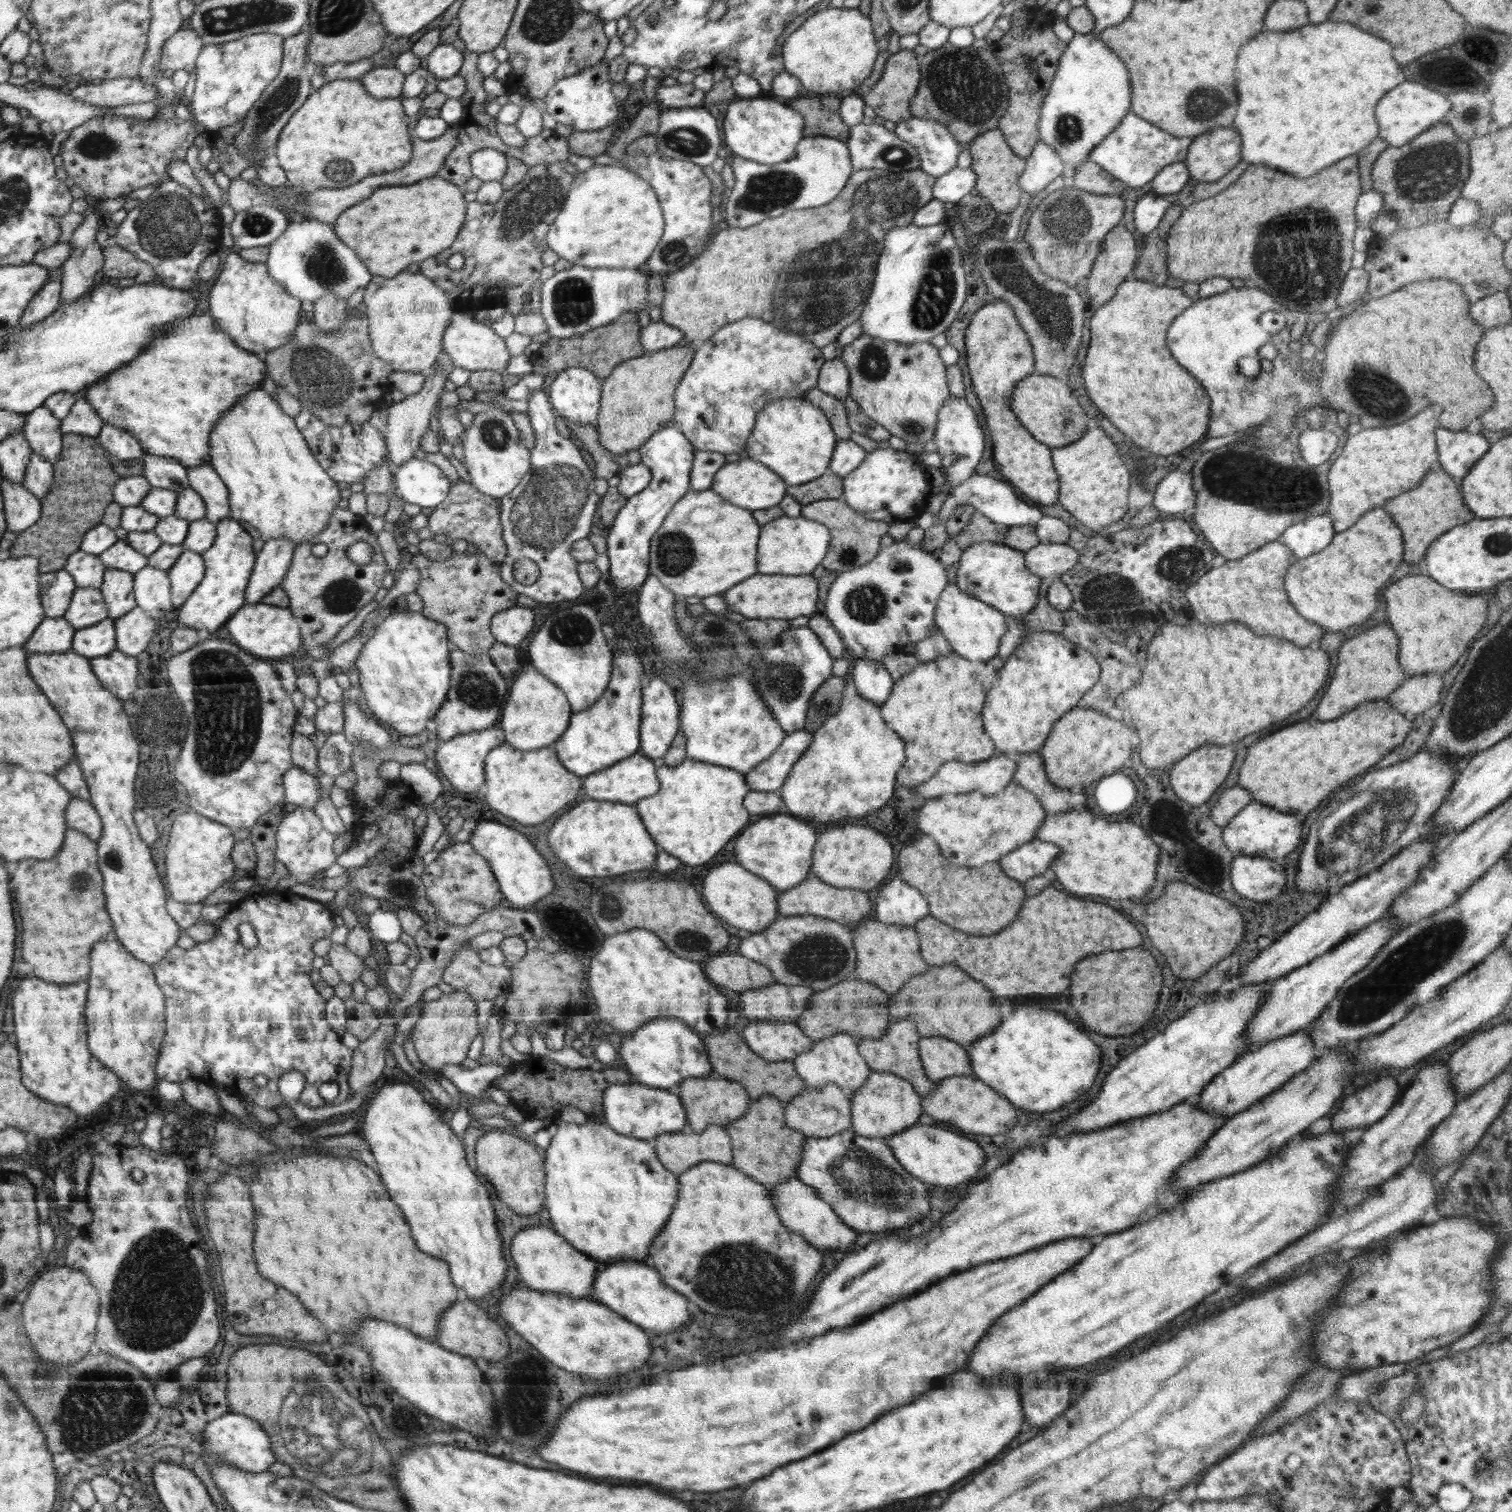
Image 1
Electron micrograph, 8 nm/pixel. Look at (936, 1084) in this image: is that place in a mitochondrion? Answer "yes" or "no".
no

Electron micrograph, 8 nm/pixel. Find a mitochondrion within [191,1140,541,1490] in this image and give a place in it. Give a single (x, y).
(322, 1431)

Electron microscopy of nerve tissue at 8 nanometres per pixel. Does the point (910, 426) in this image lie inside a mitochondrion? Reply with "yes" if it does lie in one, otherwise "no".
yes

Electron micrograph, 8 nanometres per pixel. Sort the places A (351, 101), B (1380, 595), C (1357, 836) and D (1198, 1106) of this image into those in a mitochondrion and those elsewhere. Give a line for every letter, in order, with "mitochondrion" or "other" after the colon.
A: other
B: other
C: mitochondrion
D: other

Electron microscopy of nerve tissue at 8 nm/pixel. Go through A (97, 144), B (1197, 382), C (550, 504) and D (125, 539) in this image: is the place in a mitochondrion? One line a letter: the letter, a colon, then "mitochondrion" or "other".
A: mitochondrion
B: other
C: mitochondrion
D: other

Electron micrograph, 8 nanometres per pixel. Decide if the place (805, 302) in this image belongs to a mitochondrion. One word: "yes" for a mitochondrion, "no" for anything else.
yes

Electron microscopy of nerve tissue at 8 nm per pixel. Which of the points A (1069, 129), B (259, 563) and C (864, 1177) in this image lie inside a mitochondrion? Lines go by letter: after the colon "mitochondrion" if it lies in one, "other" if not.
A: mitochondrion
B: other
C: mitochondrion

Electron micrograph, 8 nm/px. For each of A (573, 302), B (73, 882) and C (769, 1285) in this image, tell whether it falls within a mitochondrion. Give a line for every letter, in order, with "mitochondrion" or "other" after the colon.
A: mitochondrion
B: mitochondrion
C: mitochondrion

